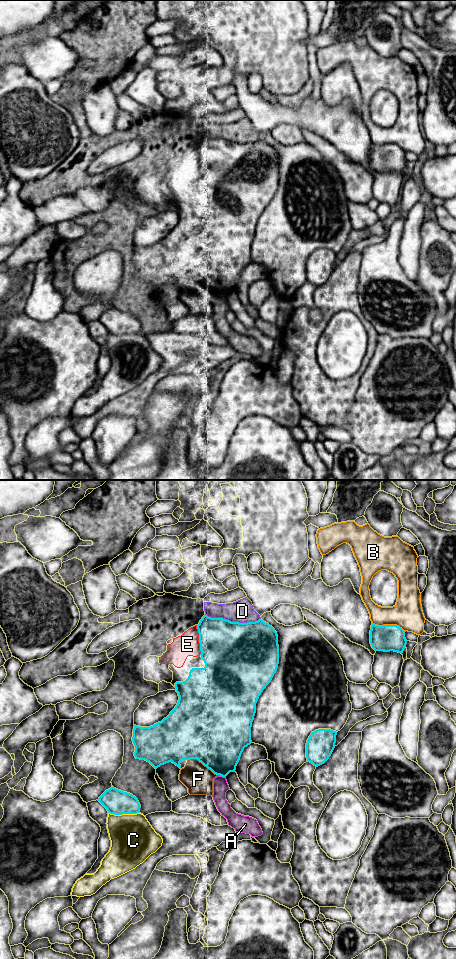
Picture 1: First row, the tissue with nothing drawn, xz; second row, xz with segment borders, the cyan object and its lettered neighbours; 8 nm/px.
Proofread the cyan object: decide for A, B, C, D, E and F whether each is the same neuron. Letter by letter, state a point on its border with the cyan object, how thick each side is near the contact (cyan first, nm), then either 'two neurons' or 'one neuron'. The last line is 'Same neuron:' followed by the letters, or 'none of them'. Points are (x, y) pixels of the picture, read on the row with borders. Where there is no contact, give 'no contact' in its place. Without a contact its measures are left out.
A: meets cyan in xz at (223, 776); 380 nm thick on the cyan side, 130 nm on the other; two neurons
B: meets cyan in xz at (389, 625); 220 nm thick on the cyan side, 240 nm on the other; two neurons
C: meets cyan in xz at (124, 813); 200 nm thick on the cyan side, 360 nm on the other; two neurons
D: meets cyan in xz at (233, 622); 500 nm thick on the cyan side, 190 nm on the other; two neurons
E: meets cyan in xz at (199, 640); 440 nm thick on the cyan side, 180 nm on the other; two neurons
F: meets cyan in xz at (204, 765); 480 nm thick on the cyan side, 220 nm on the other; two neurons
Same neuron: none of them

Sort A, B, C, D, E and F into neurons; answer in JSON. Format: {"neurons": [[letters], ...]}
{"neurons": [["A", "F"], ["B"], ["C"], ["D", "E"]]}

